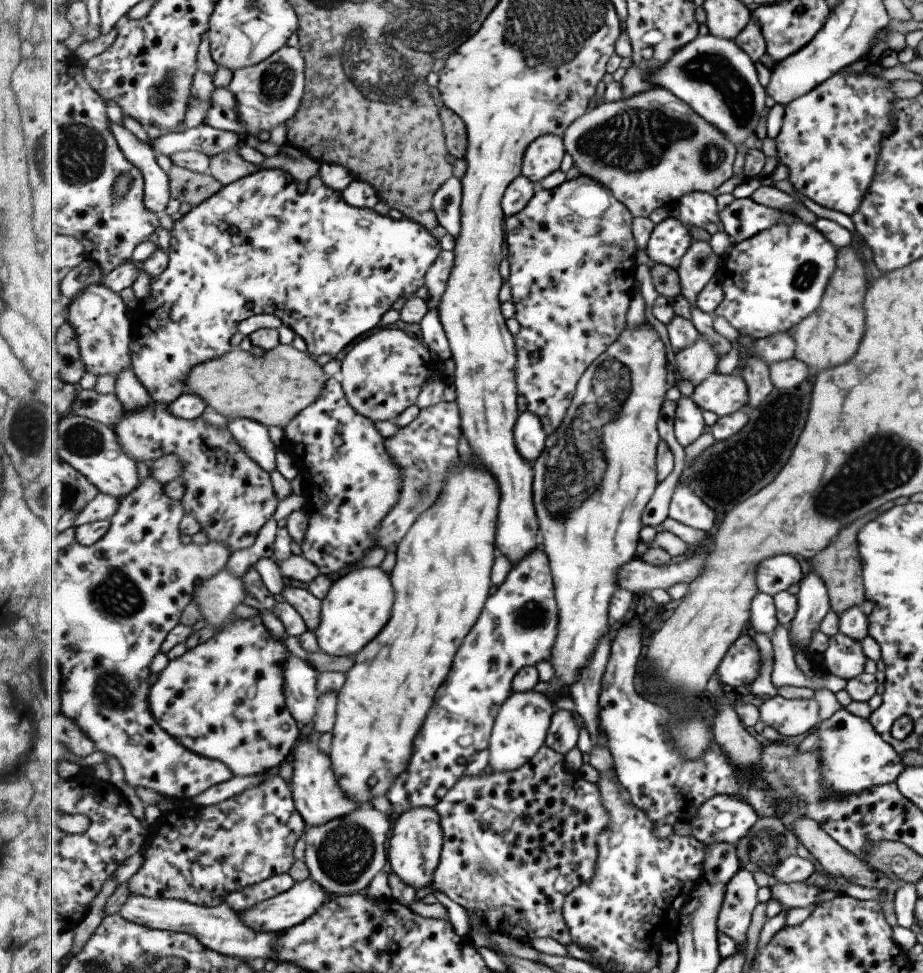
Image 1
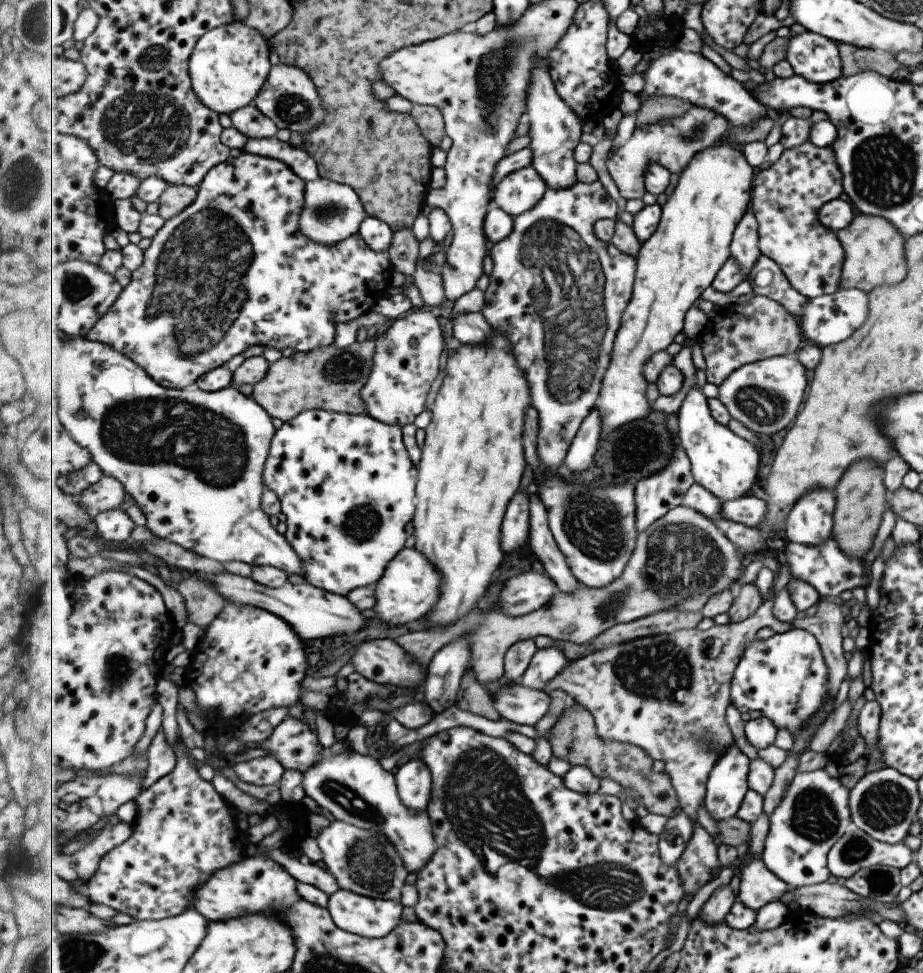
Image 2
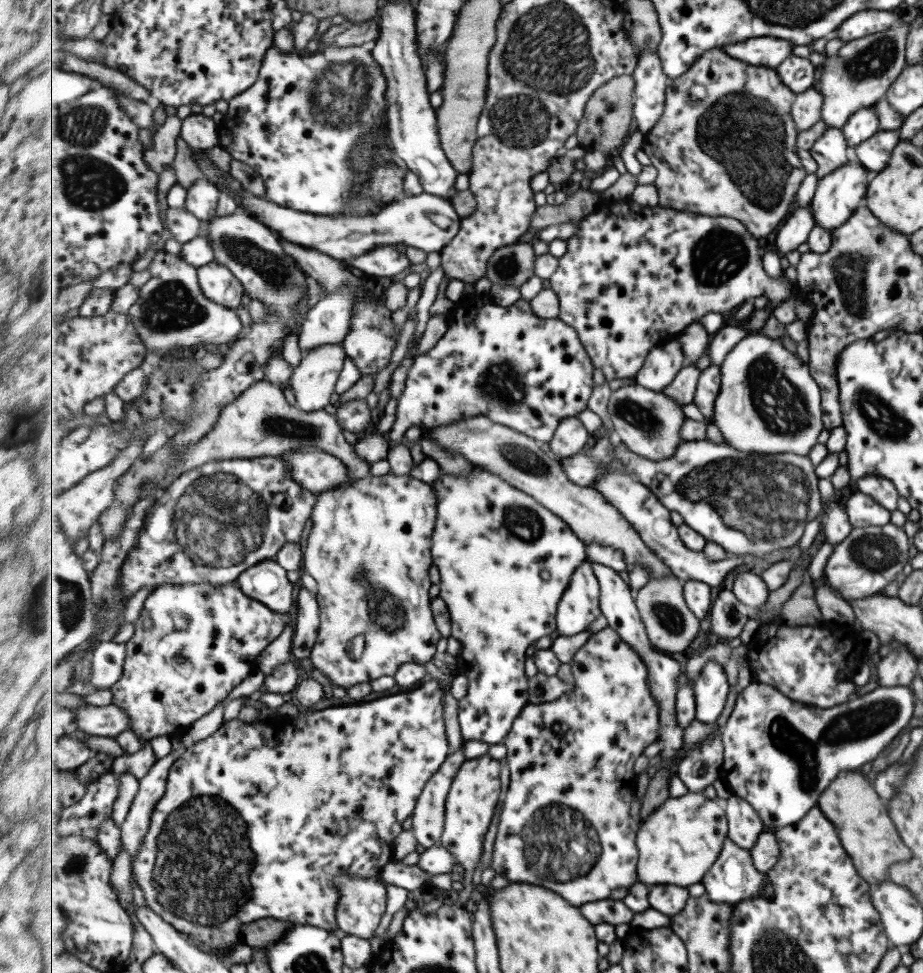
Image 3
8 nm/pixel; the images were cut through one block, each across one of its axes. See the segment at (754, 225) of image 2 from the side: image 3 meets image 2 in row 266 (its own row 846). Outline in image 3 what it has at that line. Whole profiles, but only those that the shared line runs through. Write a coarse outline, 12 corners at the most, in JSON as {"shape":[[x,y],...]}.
{"shape":[[733,794],[725,804],[728,836],[753,850],[768,829],[751,803]]}

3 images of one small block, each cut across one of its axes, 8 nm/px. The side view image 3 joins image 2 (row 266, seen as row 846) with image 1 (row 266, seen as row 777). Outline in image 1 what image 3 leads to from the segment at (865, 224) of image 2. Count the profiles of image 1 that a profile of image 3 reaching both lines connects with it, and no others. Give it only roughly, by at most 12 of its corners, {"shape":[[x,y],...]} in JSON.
{"shape":[[837,247],[825,304],[793,328],[809,374],[847,362],[863,334],[863,263]]}

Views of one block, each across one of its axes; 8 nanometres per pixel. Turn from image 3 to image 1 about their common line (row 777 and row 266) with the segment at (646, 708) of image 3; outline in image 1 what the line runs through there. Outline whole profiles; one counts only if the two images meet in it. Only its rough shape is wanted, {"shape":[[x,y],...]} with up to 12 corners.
{"shape":[[580,174],[506,219],[548,436],[627,330],[633,213]]}

